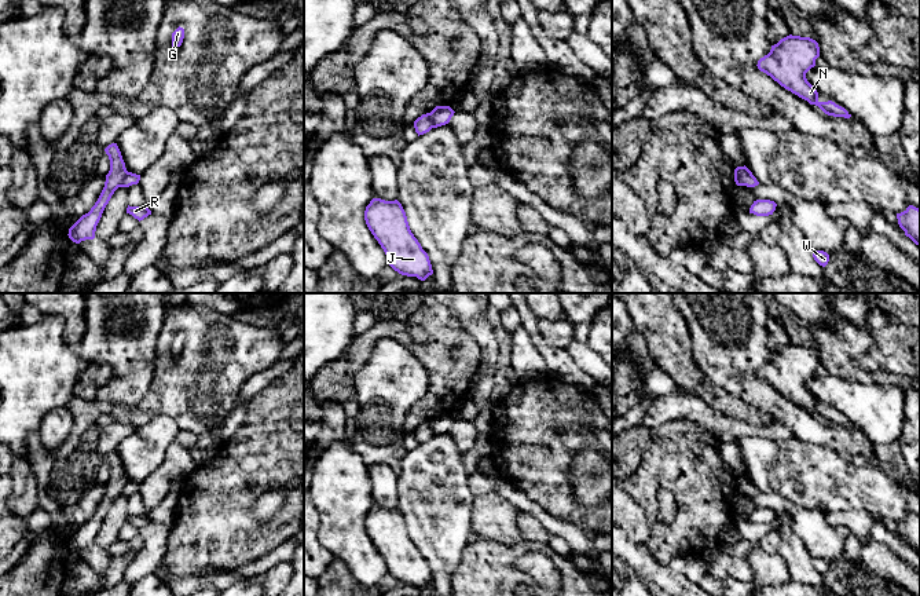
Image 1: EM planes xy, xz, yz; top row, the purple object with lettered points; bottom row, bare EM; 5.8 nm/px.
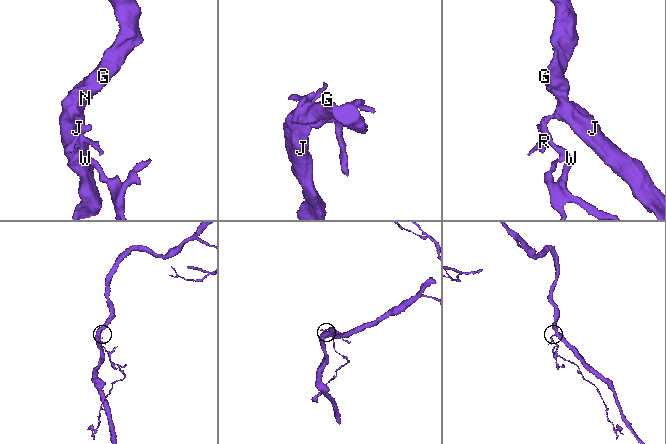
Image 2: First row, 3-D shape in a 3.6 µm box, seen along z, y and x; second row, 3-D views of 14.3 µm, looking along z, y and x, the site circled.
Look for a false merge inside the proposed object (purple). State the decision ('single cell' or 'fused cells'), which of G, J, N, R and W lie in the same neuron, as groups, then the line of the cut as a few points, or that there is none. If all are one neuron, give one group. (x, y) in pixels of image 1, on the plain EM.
fused cells; G J N / R W; cut in xy along (127, 479), (120, 494)

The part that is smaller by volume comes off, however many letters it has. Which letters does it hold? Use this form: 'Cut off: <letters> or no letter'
Cut off: R, W

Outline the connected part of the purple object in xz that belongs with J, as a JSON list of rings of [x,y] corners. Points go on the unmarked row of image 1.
[[[373,507],[366,515],[364,529],[395,579],[421,589],[433,582],[429,564],[411,541],[406,520],[397,508]]]

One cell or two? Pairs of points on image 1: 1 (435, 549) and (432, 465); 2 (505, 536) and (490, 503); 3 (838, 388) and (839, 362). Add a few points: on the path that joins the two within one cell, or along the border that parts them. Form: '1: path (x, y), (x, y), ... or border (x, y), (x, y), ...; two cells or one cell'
1: path (436, 529), (436, 501), (432, 486); one cell
2: path (502, 527), (490, 511); one cell
3: border (829, 373), (869, 384); two cells

